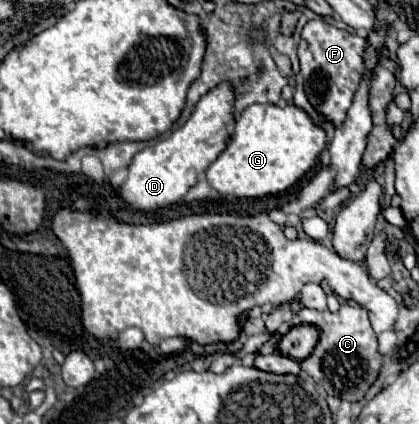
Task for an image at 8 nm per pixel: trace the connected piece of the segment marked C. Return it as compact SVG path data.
M343 303L341 309L337 313L331 311L313 311L307 307L301 307L293 319L289 323L283 323L267 343L263 343L263 347L259 349L263 355L265 353L279 353L277 345L281 341L281 337L285 335L287 327L293 325L315 325L319 329L319 343L313 349L313 353L299 361L299 367L303 371L307 371L323 389L327 395L345 399L345 401L359 401L369 385L377 379L379 375L379 367L381 367L381 357L377 353L377 337L371 329L369 317L367 317L367 309L363 309L361 305L355 303Z

